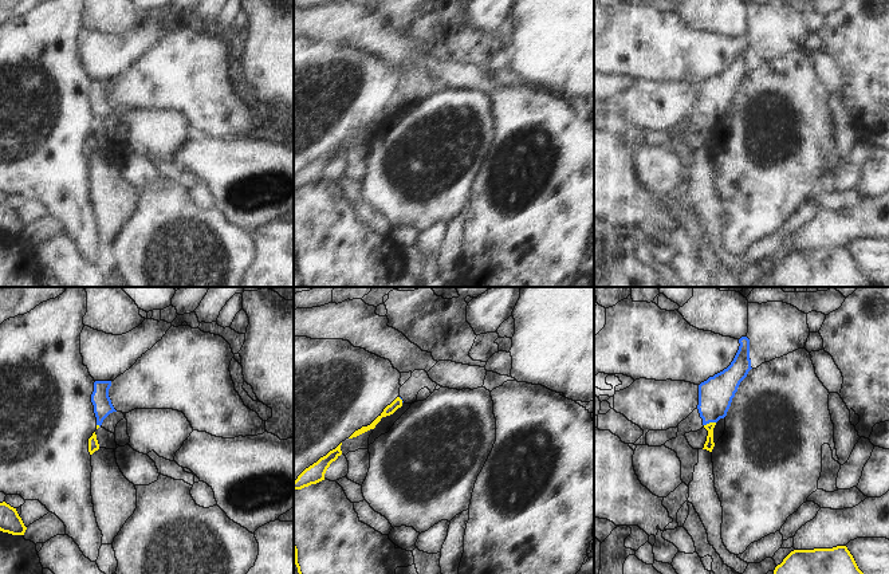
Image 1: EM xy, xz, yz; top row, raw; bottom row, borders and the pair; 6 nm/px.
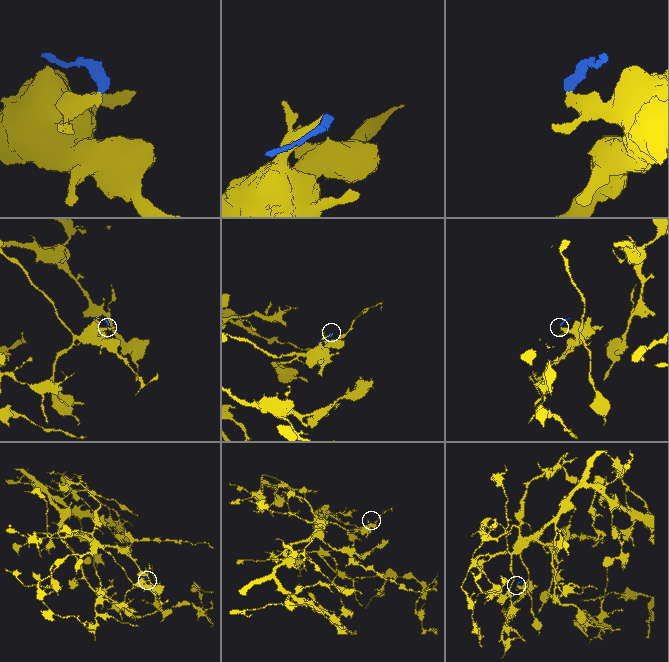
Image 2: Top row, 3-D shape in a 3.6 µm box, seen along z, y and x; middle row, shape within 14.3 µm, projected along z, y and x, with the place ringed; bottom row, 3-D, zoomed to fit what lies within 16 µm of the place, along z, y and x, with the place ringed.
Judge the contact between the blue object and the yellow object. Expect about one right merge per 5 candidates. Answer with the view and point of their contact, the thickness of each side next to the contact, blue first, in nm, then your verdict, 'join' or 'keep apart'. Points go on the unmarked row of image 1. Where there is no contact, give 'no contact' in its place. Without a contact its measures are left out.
yz (709, 121) | 200/60 nm | join

